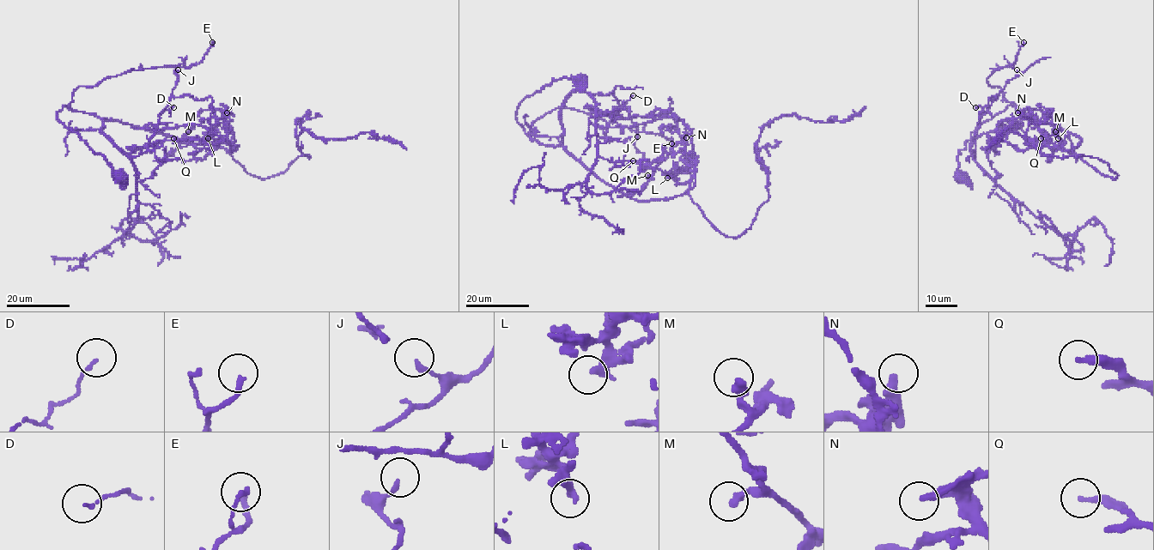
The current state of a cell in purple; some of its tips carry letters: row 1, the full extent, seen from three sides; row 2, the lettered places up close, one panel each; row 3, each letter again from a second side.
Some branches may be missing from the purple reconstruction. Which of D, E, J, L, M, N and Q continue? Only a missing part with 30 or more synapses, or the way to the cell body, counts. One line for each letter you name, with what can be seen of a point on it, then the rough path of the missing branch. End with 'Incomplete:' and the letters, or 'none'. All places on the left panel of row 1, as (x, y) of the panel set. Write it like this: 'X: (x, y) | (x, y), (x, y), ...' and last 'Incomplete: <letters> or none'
Incomplete: none

